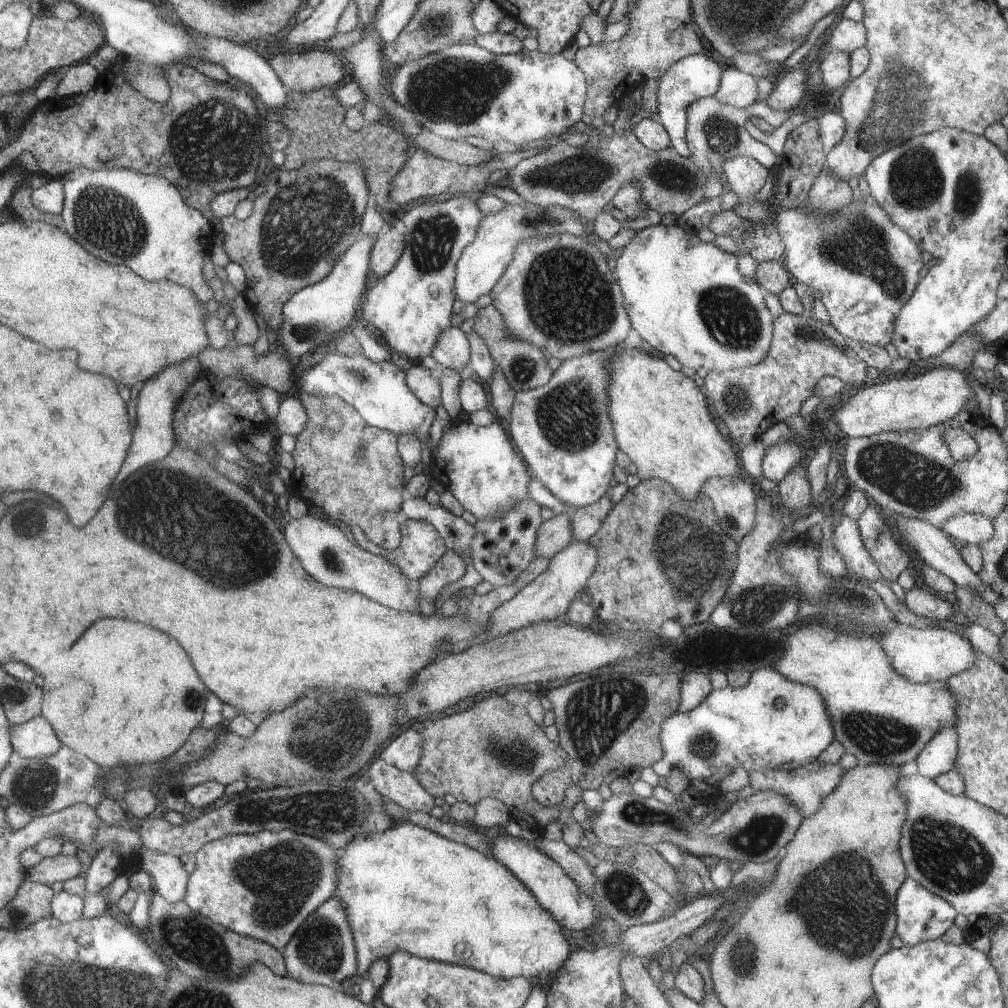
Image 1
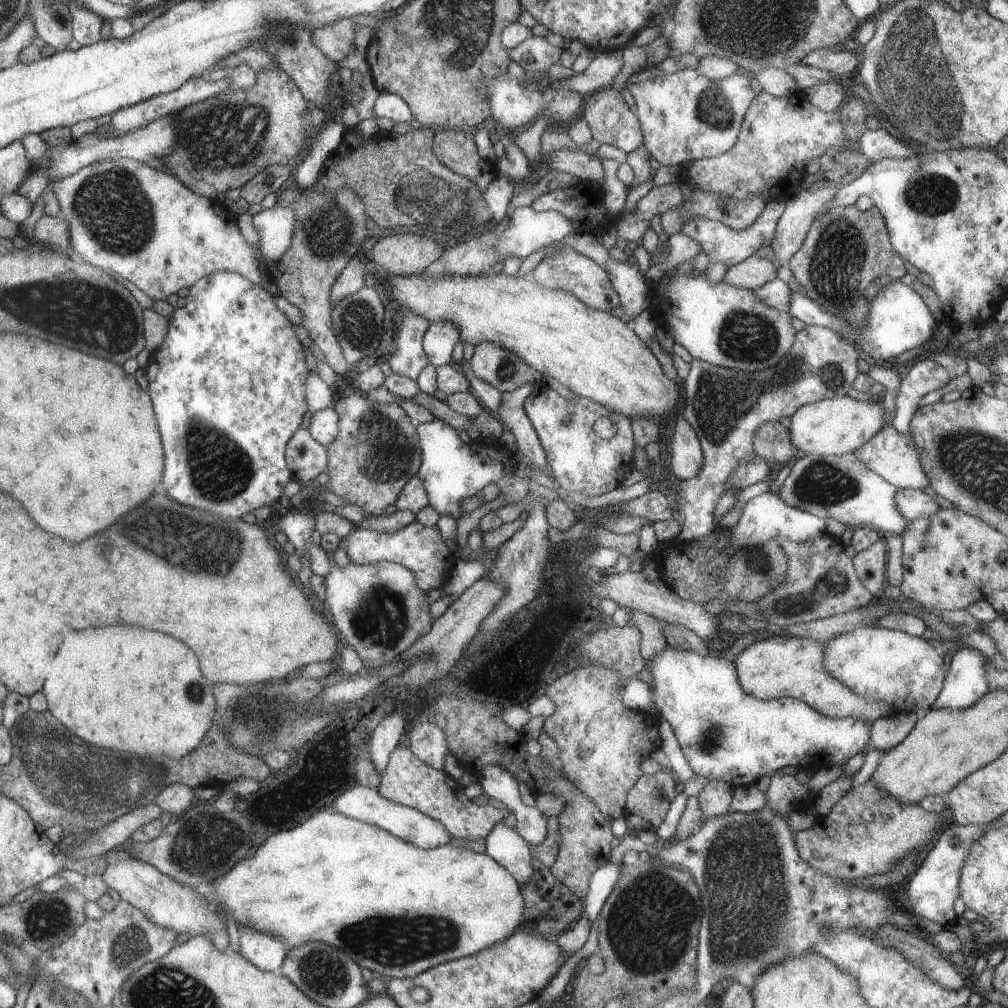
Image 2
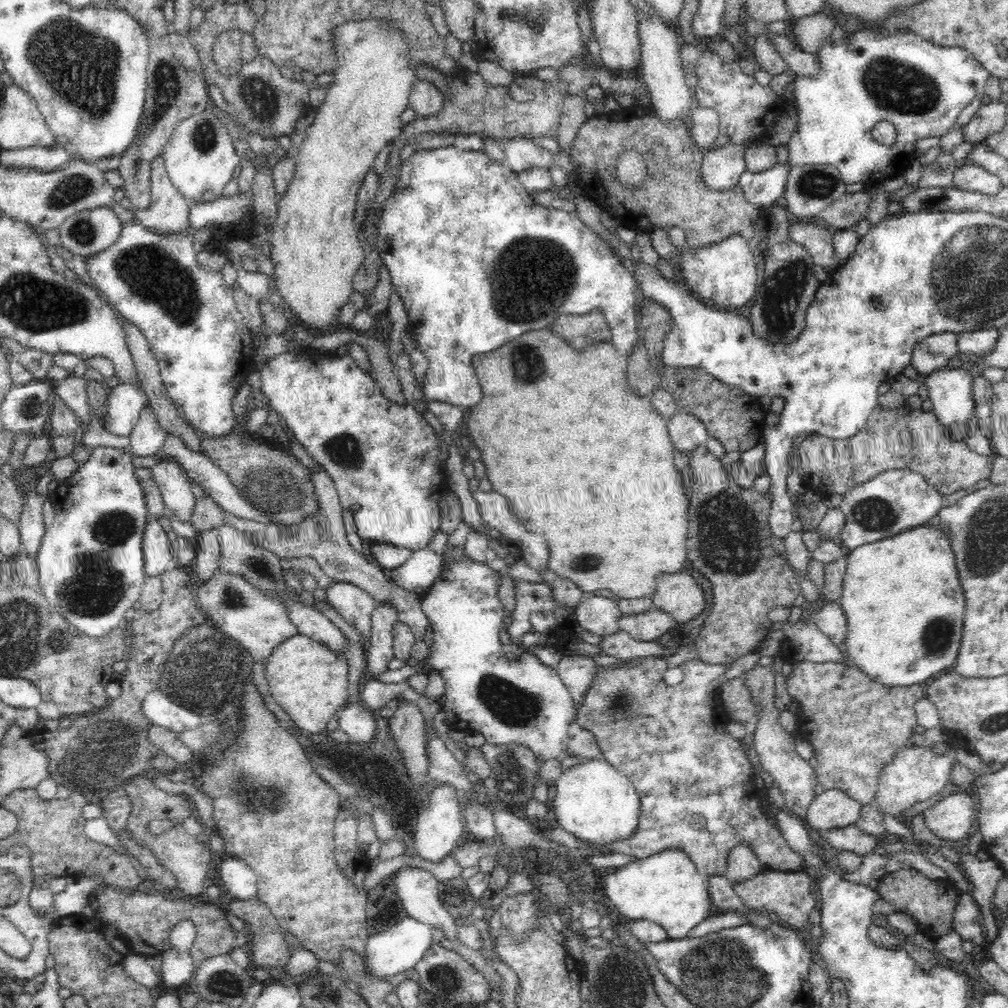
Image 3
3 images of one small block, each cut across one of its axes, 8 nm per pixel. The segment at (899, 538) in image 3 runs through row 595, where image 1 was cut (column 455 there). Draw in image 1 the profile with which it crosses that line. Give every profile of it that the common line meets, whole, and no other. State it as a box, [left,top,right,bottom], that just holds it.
[332,821,573,987]

